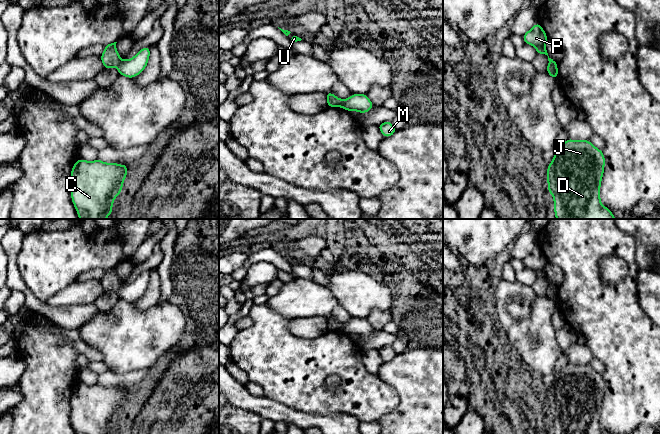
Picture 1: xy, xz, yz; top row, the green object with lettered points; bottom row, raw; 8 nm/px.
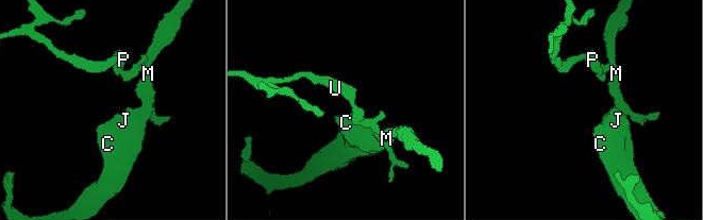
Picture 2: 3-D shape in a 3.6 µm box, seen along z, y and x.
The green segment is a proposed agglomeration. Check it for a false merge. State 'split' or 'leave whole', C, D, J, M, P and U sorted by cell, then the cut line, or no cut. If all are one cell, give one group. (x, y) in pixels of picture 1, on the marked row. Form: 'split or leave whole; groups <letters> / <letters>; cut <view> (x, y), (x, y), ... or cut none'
split; groups C D J M / P U; cut xy (121, 60), (117, 67)

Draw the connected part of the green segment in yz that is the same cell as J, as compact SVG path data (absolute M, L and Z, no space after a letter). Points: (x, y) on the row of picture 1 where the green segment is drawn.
M567 139L547 166L556 219L616 219L600 199L605 157L589 140Z

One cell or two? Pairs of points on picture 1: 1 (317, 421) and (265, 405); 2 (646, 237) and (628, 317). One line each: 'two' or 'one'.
1: one
2: two

